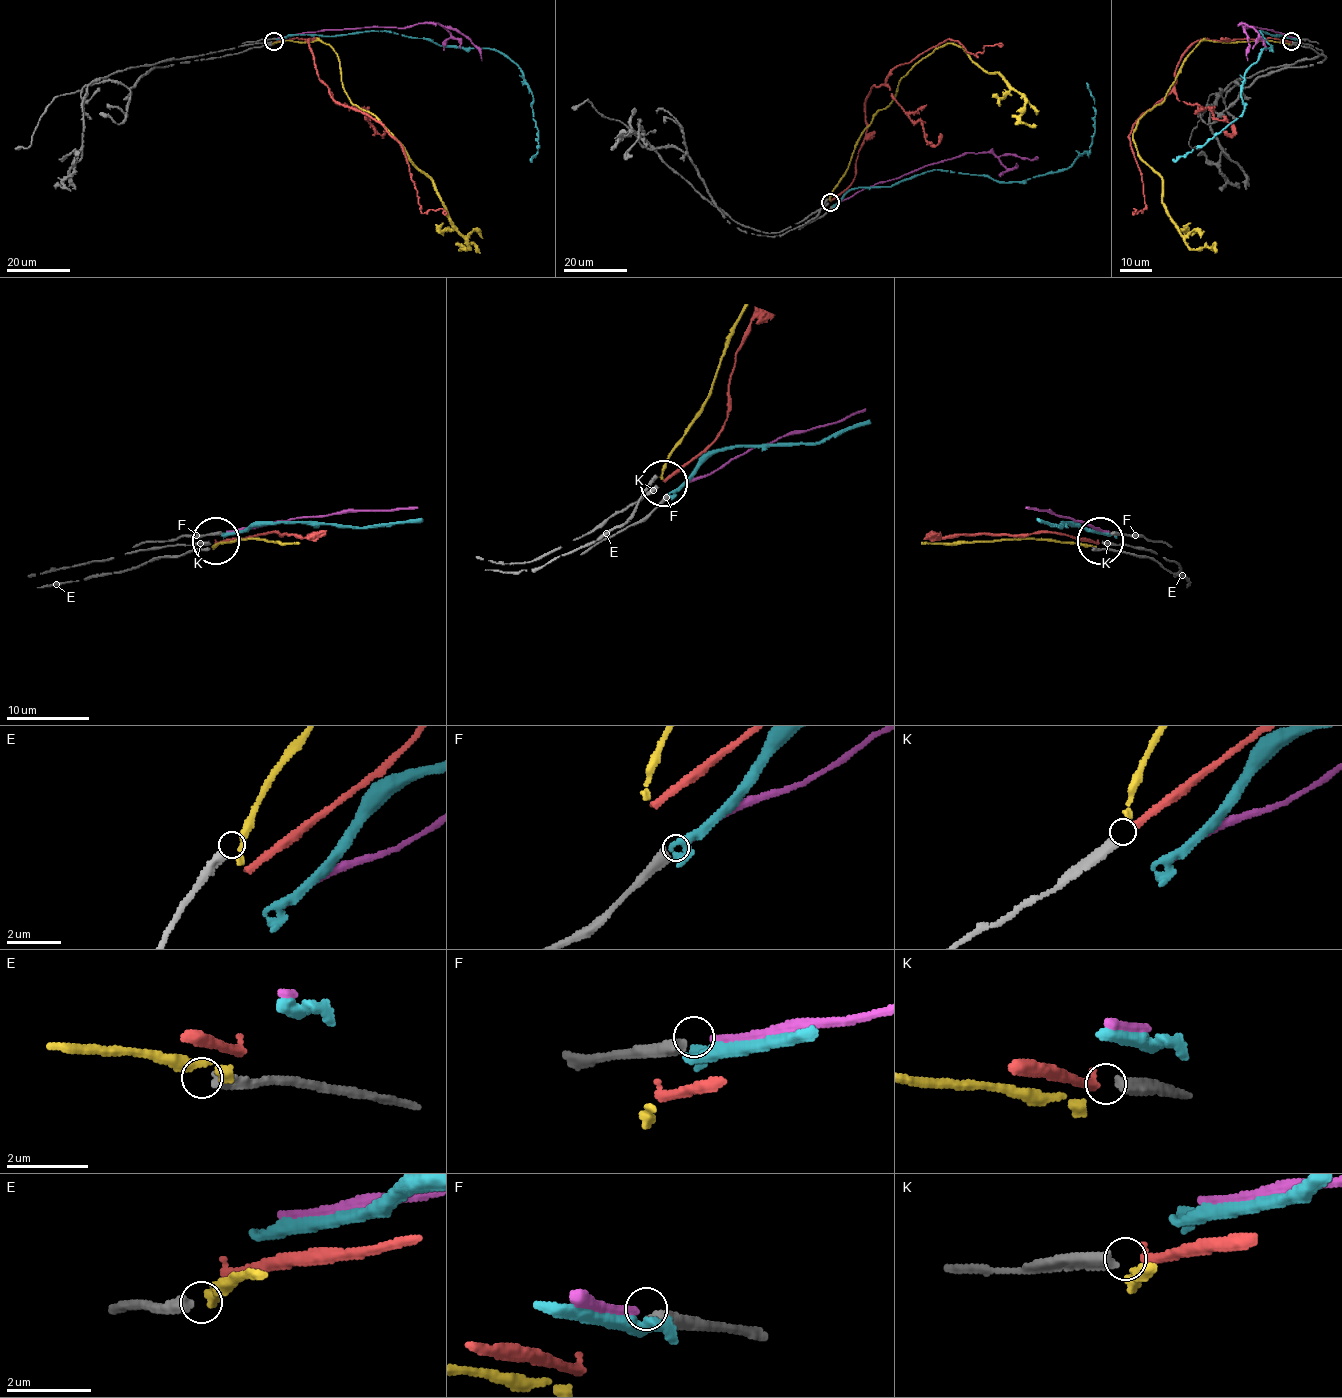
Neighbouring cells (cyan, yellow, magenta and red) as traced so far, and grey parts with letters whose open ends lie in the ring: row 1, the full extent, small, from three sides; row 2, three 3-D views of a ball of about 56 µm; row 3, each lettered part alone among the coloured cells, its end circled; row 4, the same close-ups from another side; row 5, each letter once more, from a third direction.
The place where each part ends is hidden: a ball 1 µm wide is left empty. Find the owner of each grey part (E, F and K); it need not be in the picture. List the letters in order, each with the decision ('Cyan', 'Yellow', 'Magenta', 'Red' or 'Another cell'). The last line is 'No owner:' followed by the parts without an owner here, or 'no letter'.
E: Another cell
F: Magenta
K: Red
No owner: E

